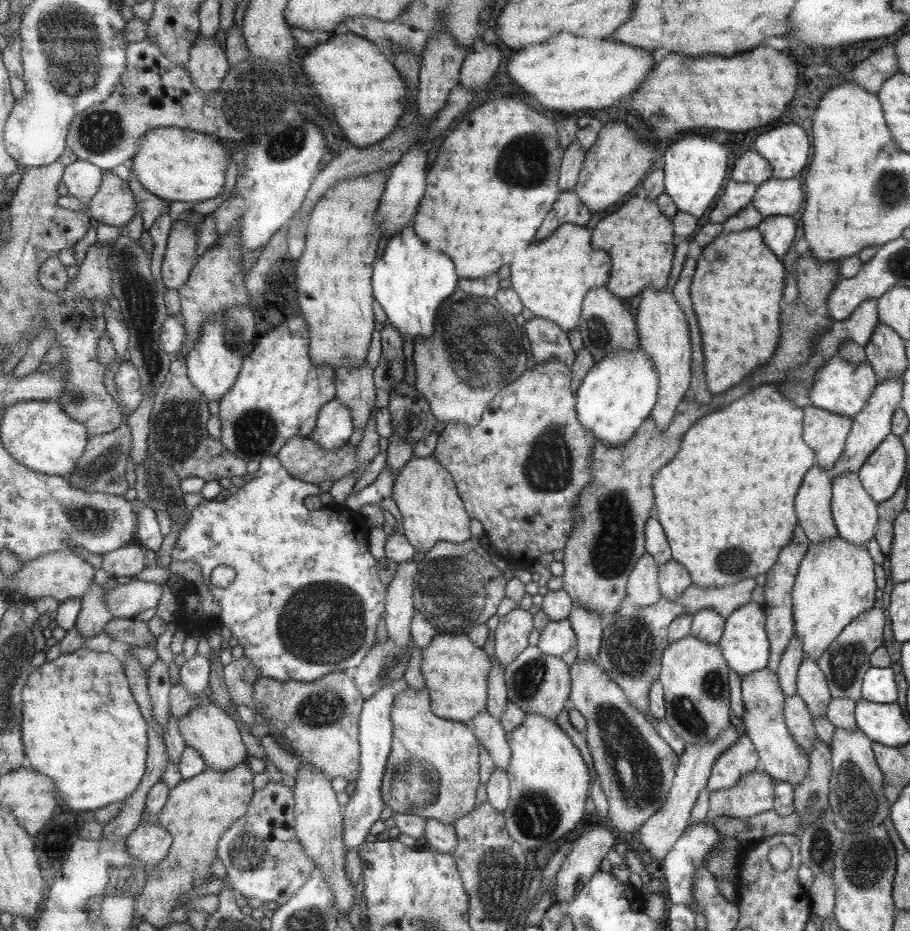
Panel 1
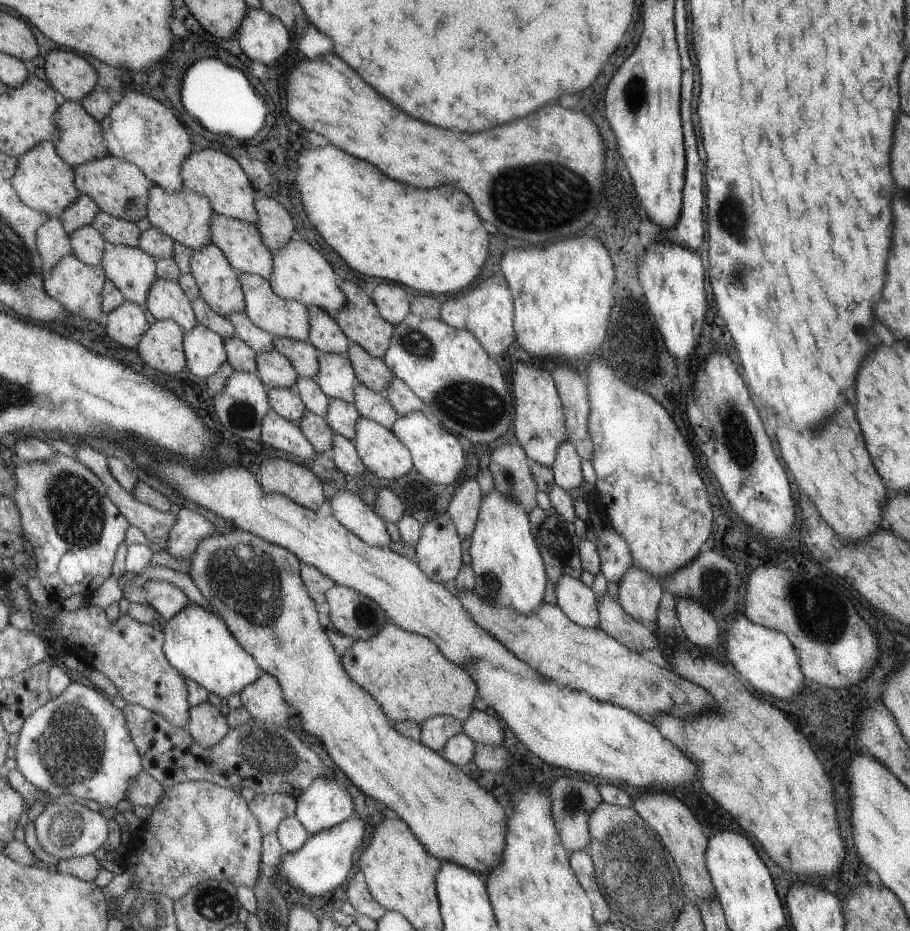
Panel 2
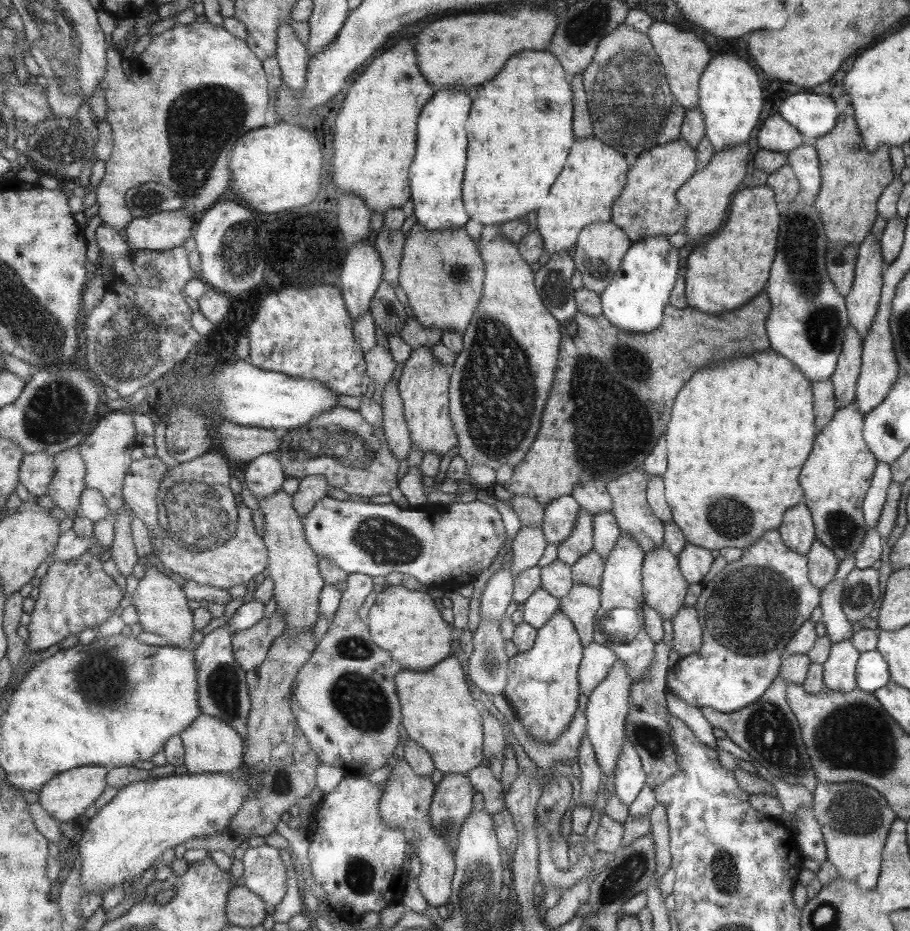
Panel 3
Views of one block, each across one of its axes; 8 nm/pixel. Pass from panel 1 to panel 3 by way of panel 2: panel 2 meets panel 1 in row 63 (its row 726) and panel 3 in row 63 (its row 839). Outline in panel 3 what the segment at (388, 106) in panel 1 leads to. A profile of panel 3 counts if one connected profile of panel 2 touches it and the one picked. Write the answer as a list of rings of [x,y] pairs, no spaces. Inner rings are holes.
[[[521,8],[501,14],[485,14],[485,20],[483,14],[443,18],[431,22],[417,36],[415,52],[419,52],[419,68],[423,68],[423,76],[427,76],[431,84],[435,84],[435,92],[443,88],[453,88],[453,78],[455,90],[467,92],[471,86],[493,80],[493,76],[501,70],[503,62],[515,52],[521,52],[521,48],[545,48],[553,37],[556,24],[555,18],[543,8]]]

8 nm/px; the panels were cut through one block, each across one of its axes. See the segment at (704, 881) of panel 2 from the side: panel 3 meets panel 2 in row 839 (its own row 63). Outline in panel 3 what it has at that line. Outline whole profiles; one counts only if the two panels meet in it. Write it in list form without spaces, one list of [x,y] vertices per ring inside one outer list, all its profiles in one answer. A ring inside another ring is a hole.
[[[652,22],[646,36],[650,38],[655,52],[659,54],[659,62],[663,64],[664,79],[671,84],[671,92],[675,94],[675,100],[679,100],[679,106],[685,109],[698,106],[698,81],[702,77],[705,64],[709,62],[707,46],[695,34],[683,32],[663,22]]]

